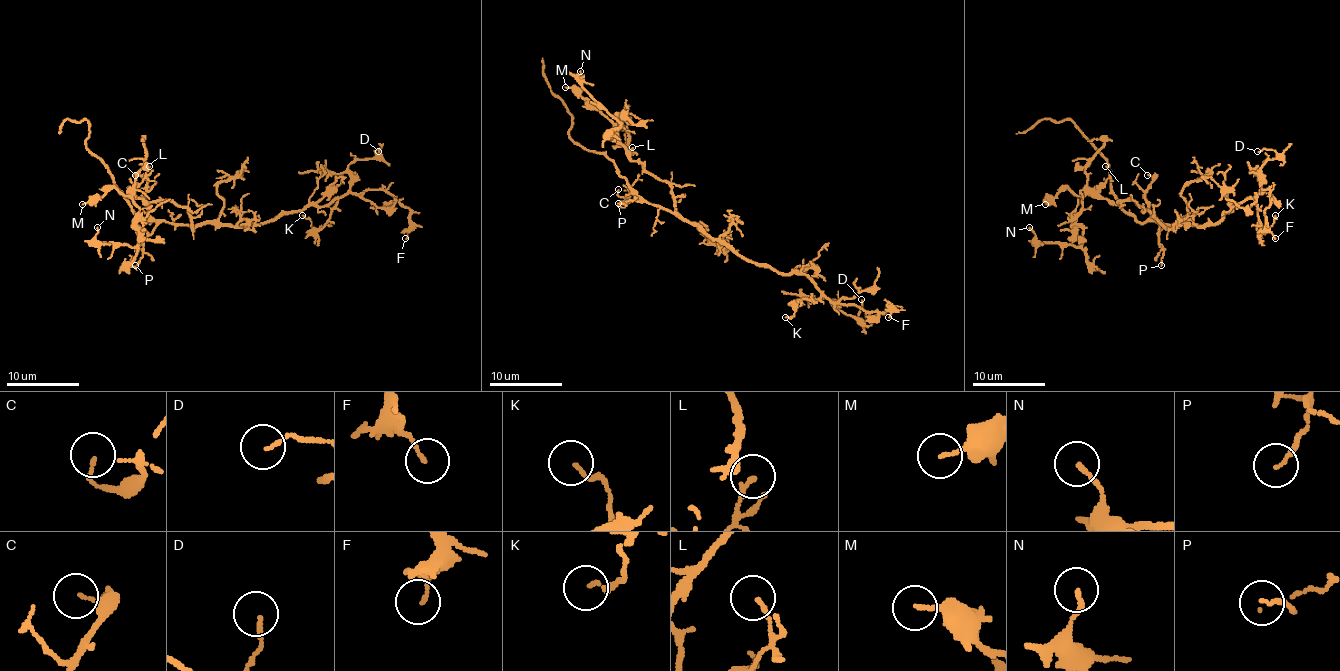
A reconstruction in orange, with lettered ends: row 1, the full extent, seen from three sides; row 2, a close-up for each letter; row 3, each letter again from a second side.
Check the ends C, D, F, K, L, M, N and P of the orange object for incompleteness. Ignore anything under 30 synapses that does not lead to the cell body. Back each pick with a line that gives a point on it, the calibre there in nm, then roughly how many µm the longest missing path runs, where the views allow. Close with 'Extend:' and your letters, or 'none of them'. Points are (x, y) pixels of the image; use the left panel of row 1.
Extend: none of them

